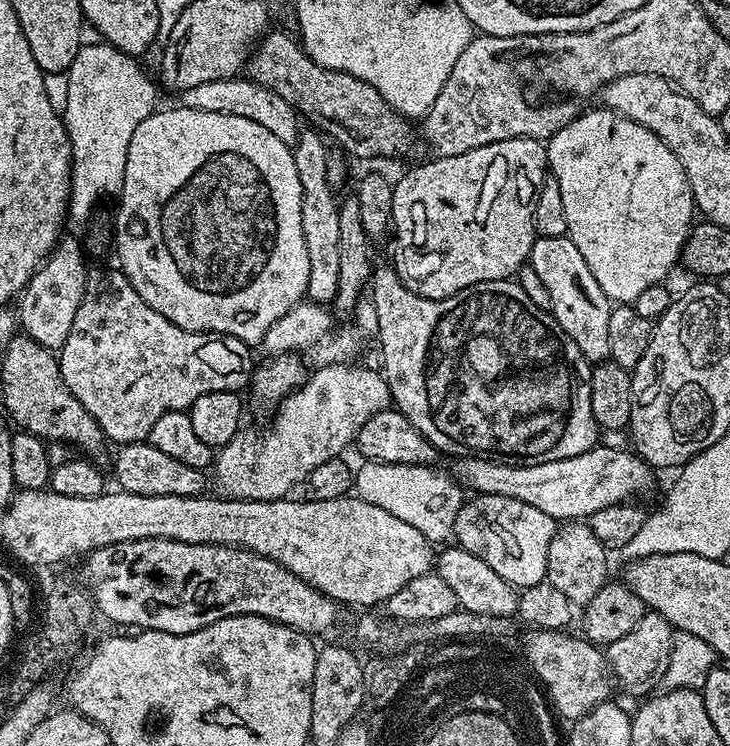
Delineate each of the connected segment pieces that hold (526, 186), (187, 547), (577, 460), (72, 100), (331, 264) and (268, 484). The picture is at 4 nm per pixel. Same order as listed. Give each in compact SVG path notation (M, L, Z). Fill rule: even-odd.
M523 136L522 138L510 138L509 140L499 140L486 146L478 146L474 150L466 150L466 154L454 154L453 156L436 156L425 164L420 164L417 168L412 168L400 181L396 180L393 190L393 206L396 210L402 206L408 206L408 218L412 222L413 232L401 233L401 237L406 242L405 247L411 248L417 261L434 260L434 266L427 270L426 276L420 270L404 270L400 272L400 281L405 284L411 292L416 292L420 296L425 296L427 300L441 300L447 296L453 296L463 290L463 288L475 288L478 282L487 280L506 280L515 277L523 264L529 263L532 247L538 239L536 223L534 222L534 210L536 209L536 199L542 190L542 182L546 175L546 148L539 140L531 140Z
M146 538L95 548L83 557L82 564L85 580L83 583L99 615L104 615L116 624L137 624L135 627L140 630L181 636L197 632L231 616L261 616L273 620L276 624L298 628L305 634L328 632L336 624L338 608L329 596L323 596L313 584L306 583L290 570L286 570L286 566L245 548Z
M597 446L586 450L586 454L578 454L574 458L558 458L554 462L538 462L537 464L517 464L505 462L500 458L485 458L480 454L464 454L456 464L454 476L461 485L467 486L473 493L486 496L505 496L518 502L526 502L526 506L534 506L534 510L542 510L542 514L550 514L557 522L580 522L593 516L598 510L606 510L606 506L623 504L633 498L640 498L643 492L652 488L653 469L646 461L641 460L635 451L605 448Z
M107 42L85 43L78 50L74 62L67 70L68 89L64 92L62 115L72 147L72 196L68 200L68 216L84 220L96 208L103 196L119 193L126 174L126 150L130 150L130 138L138 130L138 122L157 111L156 88L152 80L140 69L139 59L127 56Z
M301 131L292 148L294 166L298 166L298 182L302 182L302 238L306 238L306 258L310 258L310 278L308 279L307 299L314 304L331 305L338 290L338 276L341 269L341 245L339 238L338 196L335 196L334 186L328 177L328 144L316 132Z
M325 364L317 367L295 391L282 400L275 409L275 416L264 438L258 430L242 430L224 445L214 460L214 473L218 489L227 499L270 501L285 499L292 488L303 485L315 467L341 457L344 450L356 439L362 426L375 413L387 411L392 404L387 380L381 371L364 366Z

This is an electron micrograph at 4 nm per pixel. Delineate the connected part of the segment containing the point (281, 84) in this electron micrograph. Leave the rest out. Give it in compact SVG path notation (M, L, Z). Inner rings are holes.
M269 31L249 55L246 65L247 79L260 84L266 90L274 90L278 98L286 98L286 102L294 105L301 117L321 116L322 119L333 120L338 127L352 132L353 138L360 143L353 146L352 152L360 160L372 160L375 156L404 156L415 146L418 132L415 127L412 129L413 121L394 110L390 102L386 102L386 98L382 98L382 94L378 94L374 86L370 86L370 82L362 82L362 78L354 78L345 72L331 72L328 68L318 66L318 62L311 60L293 37L292 40L284 32Z

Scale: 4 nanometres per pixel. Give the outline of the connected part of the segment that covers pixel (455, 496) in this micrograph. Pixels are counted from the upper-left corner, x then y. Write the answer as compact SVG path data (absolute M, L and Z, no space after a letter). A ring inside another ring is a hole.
M364 462L361 465L361 468L357 467L354 472L354 492L361 500L370 502L370 506L382 506L382 510L394 514L394 518L402 518L402 522L414 526L414 530L419 530L427 540L439 542L439 540L449 539L452 536L454 518L458 518L458 510L465 502L466 492L449 473L448 477L446 473L439 472L436 466L427 464Z

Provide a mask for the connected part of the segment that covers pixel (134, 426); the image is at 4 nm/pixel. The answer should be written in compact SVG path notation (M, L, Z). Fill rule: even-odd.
M113 270L113 272L100 272L97 276L96 273L89 275L84 297L82 298L82 306L78 306L78 314L74 314L74 326L70 326L70 338L66 338L64 347L59 349L58 359L62 370L62 378L66 382L66 386L70 386L74 398L78 398L78 402L82 402L82 406L86 406L86 410L90 410L90 414L104 431L105 437L111 443L113 440L113 445L119 446L147 441L154 422L158 422L158 418L162 418L162 414L191 409L194 401L202 398L202 394L240 392L247 389L254 371L252 352L253 349L249 345L243 344L241 340L233 336L223 336L220 332L191 332L185 328L174 326L174 322L162 318L162 314L158 314L150 306L146 306L146 302L142 302L138 290L134 290L134 286L125 278L123 272Z

